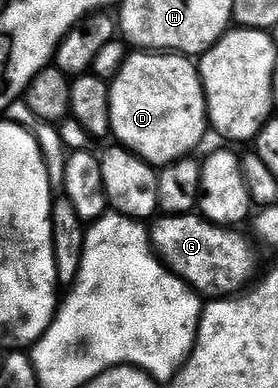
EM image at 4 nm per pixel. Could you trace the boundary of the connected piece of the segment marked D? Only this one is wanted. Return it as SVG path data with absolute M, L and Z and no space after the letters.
M131 52L128 53L125 64L117 71L114 78L110 79L111 87L111 134L114 141L120 146L126 146L128 150L141 160L145 160L156 168L162 168L180 162L183 158L190 158L196 152L195 149L203 142L203 137L209 134L209 123L207 121L207 97L203 91L203 81L199 79L199 67L190 57L182 54L172 54L170 52Z

